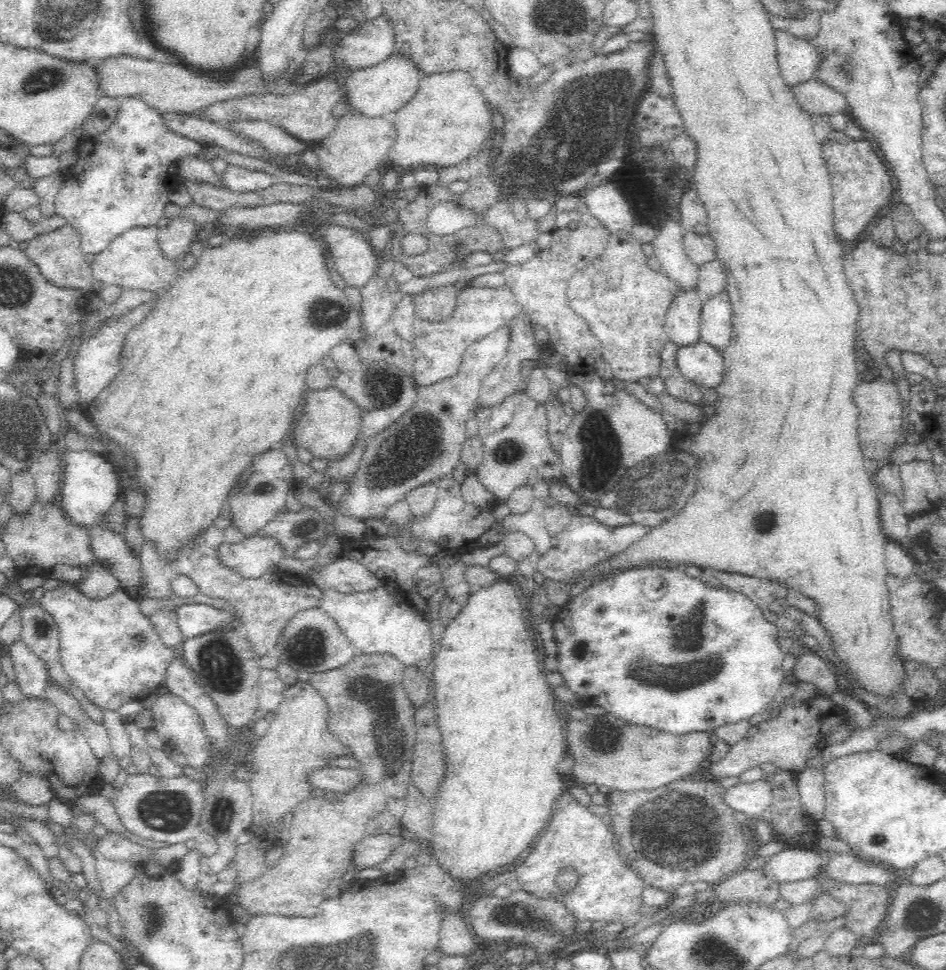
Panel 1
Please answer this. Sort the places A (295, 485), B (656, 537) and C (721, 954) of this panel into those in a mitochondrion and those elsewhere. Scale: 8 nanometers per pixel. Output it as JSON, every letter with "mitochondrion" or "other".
{"A":"other","B":"other","C":"mitochondrion"}

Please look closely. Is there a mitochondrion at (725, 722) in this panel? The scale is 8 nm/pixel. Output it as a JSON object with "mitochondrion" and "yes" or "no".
{"mitochondrion":"no"}

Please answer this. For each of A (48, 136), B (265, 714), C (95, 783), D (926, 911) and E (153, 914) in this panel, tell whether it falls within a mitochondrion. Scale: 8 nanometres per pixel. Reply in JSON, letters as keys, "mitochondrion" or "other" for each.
{"A":"other","B":"other","C":"other","D":"mitochondrion","E":"mitochondrion"}

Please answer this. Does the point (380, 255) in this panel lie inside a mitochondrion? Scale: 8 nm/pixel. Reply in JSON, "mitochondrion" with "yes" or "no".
{"mitochondrion":"no"}

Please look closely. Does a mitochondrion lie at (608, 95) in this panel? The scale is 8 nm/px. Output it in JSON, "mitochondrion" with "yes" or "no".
{"mitochondrion":"yes"}

